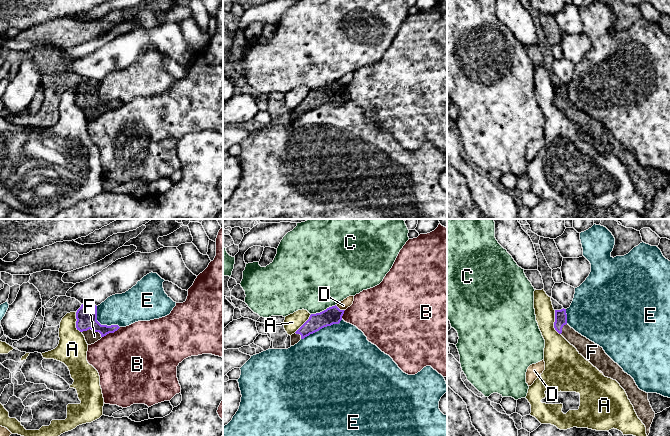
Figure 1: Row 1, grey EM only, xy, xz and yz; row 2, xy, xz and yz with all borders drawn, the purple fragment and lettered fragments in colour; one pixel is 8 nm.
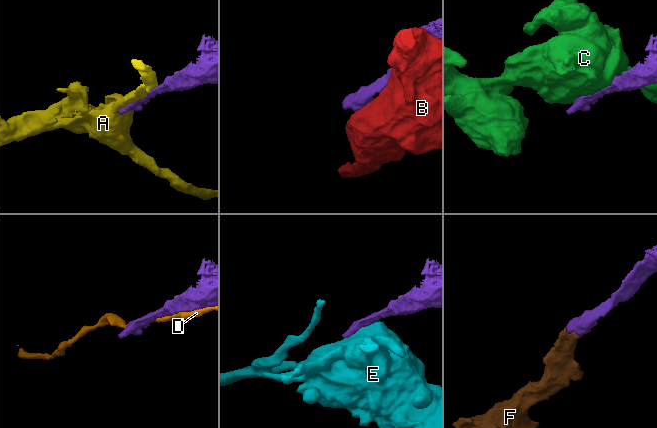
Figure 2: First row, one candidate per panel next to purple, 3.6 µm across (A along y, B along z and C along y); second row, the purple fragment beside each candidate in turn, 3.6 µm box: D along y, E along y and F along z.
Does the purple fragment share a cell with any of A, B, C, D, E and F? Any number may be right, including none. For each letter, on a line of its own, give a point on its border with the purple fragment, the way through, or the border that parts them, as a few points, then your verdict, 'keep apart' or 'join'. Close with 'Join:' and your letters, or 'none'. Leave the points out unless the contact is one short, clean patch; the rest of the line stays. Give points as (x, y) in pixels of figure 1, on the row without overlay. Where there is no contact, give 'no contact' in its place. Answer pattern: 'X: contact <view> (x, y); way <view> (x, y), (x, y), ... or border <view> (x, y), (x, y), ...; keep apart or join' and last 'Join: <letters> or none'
A: contact yz (554, 98); border yz (554, 86), (554, 104), (560, 110); keep apart
B: contact xy (111, 108); keep apart
C: contact xz (324, 86); keep apart
D: contact xz (339, 85); keep apart
E: contact xz (321, 104); keep apart
F: contact xy (93, 107); way xy (86, 91), (86, 98), (93, 107), (91, 113); join
Join: F

